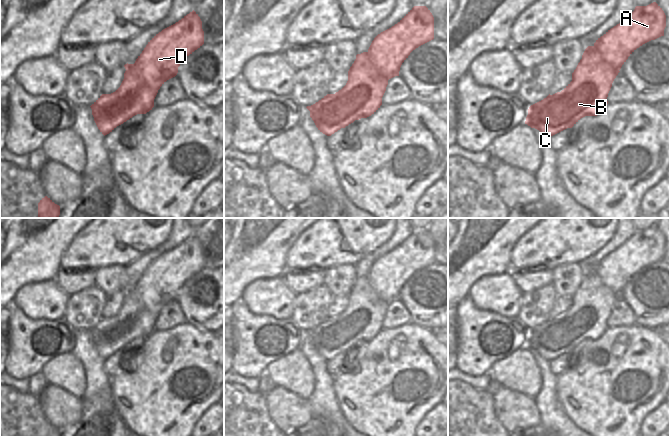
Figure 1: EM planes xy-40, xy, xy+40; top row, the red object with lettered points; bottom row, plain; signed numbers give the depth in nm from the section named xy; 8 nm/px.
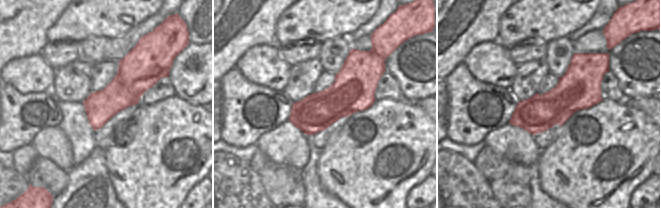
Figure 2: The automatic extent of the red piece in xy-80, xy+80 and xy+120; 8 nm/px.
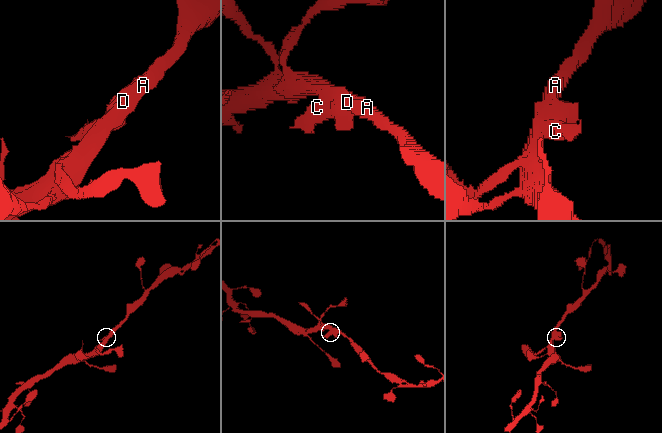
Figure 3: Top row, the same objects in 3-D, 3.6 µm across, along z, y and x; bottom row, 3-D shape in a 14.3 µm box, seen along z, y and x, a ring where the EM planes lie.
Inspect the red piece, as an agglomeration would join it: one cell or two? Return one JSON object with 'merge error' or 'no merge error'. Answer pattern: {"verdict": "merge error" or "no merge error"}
{"verdict": "no merge error"}

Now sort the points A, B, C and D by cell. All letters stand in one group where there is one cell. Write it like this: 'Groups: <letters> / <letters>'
Groups: A B C D

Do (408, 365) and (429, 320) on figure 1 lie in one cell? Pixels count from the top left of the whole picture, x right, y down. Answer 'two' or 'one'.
two

